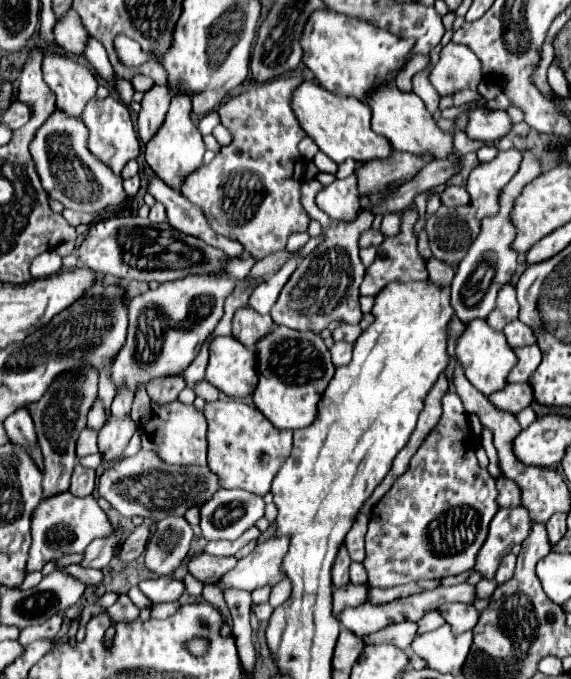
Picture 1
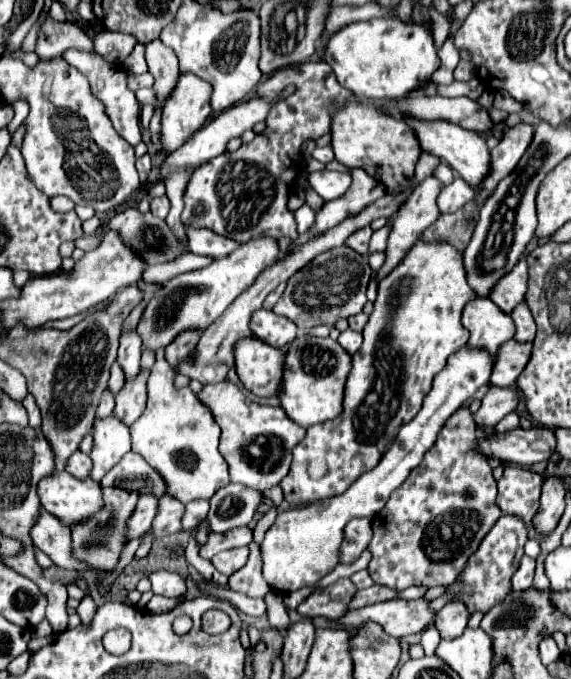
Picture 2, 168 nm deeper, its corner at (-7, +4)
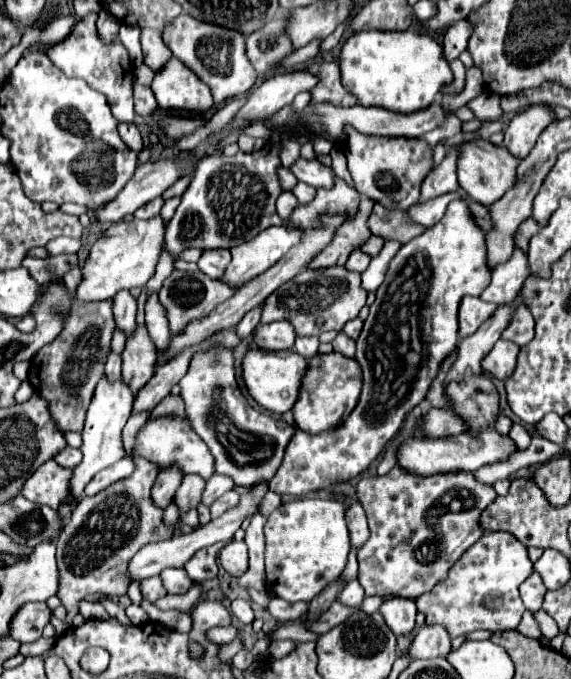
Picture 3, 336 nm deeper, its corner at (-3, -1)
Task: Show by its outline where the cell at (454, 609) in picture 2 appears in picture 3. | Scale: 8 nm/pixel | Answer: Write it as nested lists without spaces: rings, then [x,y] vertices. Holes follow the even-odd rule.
[[[422,625],[412,639],[406,655],[410,659],[434,659],[450,653],[450,637],[442,625]]]

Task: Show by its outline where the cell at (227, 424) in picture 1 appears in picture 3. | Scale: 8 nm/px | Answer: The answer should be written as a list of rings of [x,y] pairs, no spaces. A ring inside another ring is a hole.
[[[206,349],[206,353],[194,353],[190,371],[178,385],[190,427],[214,455],[216,473],[230,475],[234,483],[242,487],[270,481],[284,459],[286,445],[296,433],[296,427],[270,413],[254,411],[248,405],[234,377],[234,349]]]

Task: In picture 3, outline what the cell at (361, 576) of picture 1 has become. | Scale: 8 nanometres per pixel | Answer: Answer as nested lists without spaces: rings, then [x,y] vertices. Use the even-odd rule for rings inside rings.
[[[354,579],[354,581],[350,581],[348,585],[346,585],[346,589],[340,593],[340,597],[338,597],[338,601],[342,603],[342,605],[346,605],[346,607],[358,607],[360,603],[362,603],[362,599],[364,599],[364,589],[362,589],[362,585]]]

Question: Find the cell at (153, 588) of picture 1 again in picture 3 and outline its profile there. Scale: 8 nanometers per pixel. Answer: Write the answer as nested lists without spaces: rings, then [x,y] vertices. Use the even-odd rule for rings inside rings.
[[[150,577],[150,579],[142,581],[142,583],[140,583],[140,591],[142,591],[142,597],[148,599],[148,601],[152,601],[152,603],[154,603],[156,599],[160,599],[160,597],[166,595],[166,589],[164,589],[160,577]]]

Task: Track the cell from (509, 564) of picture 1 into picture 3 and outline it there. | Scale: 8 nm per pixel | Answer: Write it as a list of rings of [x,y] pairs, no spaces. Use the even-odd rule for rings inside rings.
[[[532,573],[532,575],[520,585],[522,601],[524,601],[526,609],[532,611],[532,613],[536,613],[536,611],[542,607],[544,593],[546,593],[546,587],[544,587],[544,583],[542,583],[542,577],[538,577],[538,573]]]

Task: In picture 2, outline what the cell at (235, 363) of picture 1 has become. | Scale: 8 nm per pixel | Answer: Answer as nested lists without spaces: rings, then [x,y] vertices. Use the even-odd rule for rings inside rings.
[[[244,338],[234,346],[234,368],[248,392],[260,398],[278,396],[284,350],[258,338]]]

